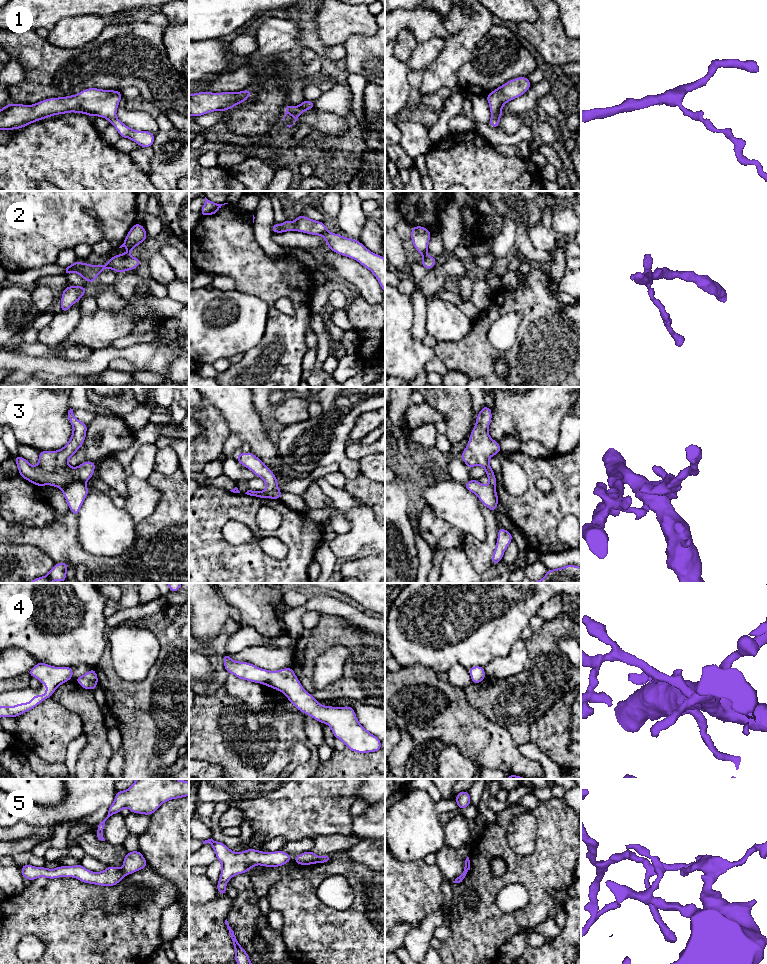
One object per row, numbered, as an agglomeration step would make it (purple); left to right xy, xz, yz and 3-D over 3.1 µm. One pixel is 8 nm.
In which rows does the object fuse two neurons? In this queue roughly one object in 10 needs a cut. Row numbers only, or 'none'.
3, 5

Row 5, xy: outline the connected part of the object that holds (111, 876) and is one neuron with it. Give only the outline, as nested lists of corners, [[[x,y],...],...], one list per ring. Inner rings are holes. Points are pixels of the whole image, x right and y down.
[[[80,863],[74,866],[59,866],[55,869],[34,867],[26,864],[21,867],[23,878],[33,881],[39,877],[56,879],[58,877],[77,878],[81,882],[100,886],[115,886],[125,876],[122,869],[108,866],[105,870],[95,873],[83,867]]]

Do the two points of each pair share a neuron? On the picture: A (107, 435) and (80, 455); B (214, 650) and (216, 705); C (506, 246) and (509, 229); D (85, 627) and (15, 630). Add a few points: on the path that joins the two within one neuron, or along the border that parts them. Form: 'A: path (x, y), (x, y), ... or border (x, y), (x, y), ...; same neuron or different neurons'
A: path (104, 443), (95, 452), (88, 452); same neuron
B: border (221, 687), (212, 693), (202, 693), (199, 695); different neurons
C: path (506, 242), (508, 233); same neuron
D: path (68, 634), (59, 637), (42, 636), (32, 630); same neuron

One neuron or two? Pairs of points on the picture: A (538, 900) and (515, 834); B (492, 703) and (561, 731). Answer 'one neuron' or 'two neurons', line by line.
A: two neurons
B: two neurons

